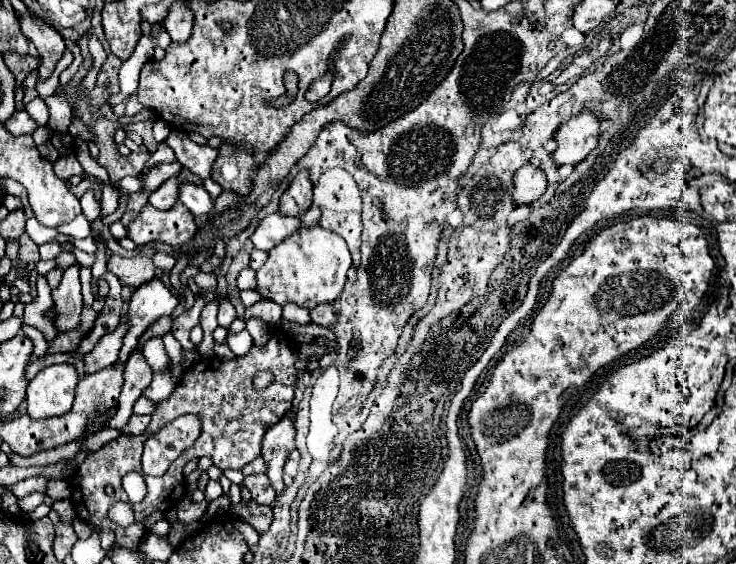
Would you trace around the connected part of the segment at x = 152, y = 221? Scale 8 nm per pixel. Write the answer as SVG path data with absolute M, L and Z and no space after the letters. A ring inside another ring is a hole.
M178 201L172 209L160 211L144 205L142 211L126 227L128 237L140 247L152 241L162 241L172 247L184 247L196 235L192 213Z

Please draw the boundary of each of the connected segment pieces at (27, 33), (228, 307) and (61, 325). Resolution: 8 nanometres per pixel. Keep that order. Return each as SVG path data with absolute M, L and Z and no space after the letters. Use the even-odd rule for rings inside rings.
M32 11L28 15L18 15L18 23L20 31L24 31L24 37L30 39L38 49L40 55L38 77L48 79L66 49L62 35Z
M224 299L224 301L220 303L220 311L218 311L218 325L228 327L228 325L230 325L234 319L236 319L234 305L232 305L228 299Z
M70 265L62 273L62 281L56 289L52 289L52 297L56 303L56 325L60 331L76 327L82 311L82 293L78 279L80 265Z

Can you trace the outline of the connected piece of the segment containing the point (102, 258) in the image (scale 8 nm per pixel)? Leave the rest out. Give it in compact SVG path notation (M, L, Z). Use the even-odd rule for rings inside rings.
M96 242L96 260L92 266L92 279L96 282L102 275L107 272L107 257L105 255L105 248L103 244Z

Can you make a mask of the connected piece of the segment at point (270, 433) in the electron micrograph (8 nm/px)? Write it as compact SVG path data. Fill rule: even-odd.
M290 417L280 419L276 425L268 427L264 439L262 439L262 459L266 461L266 477L270 479L276 493L284 489L282 481L282 467L288 457L288 451L294 449L294 421Z

